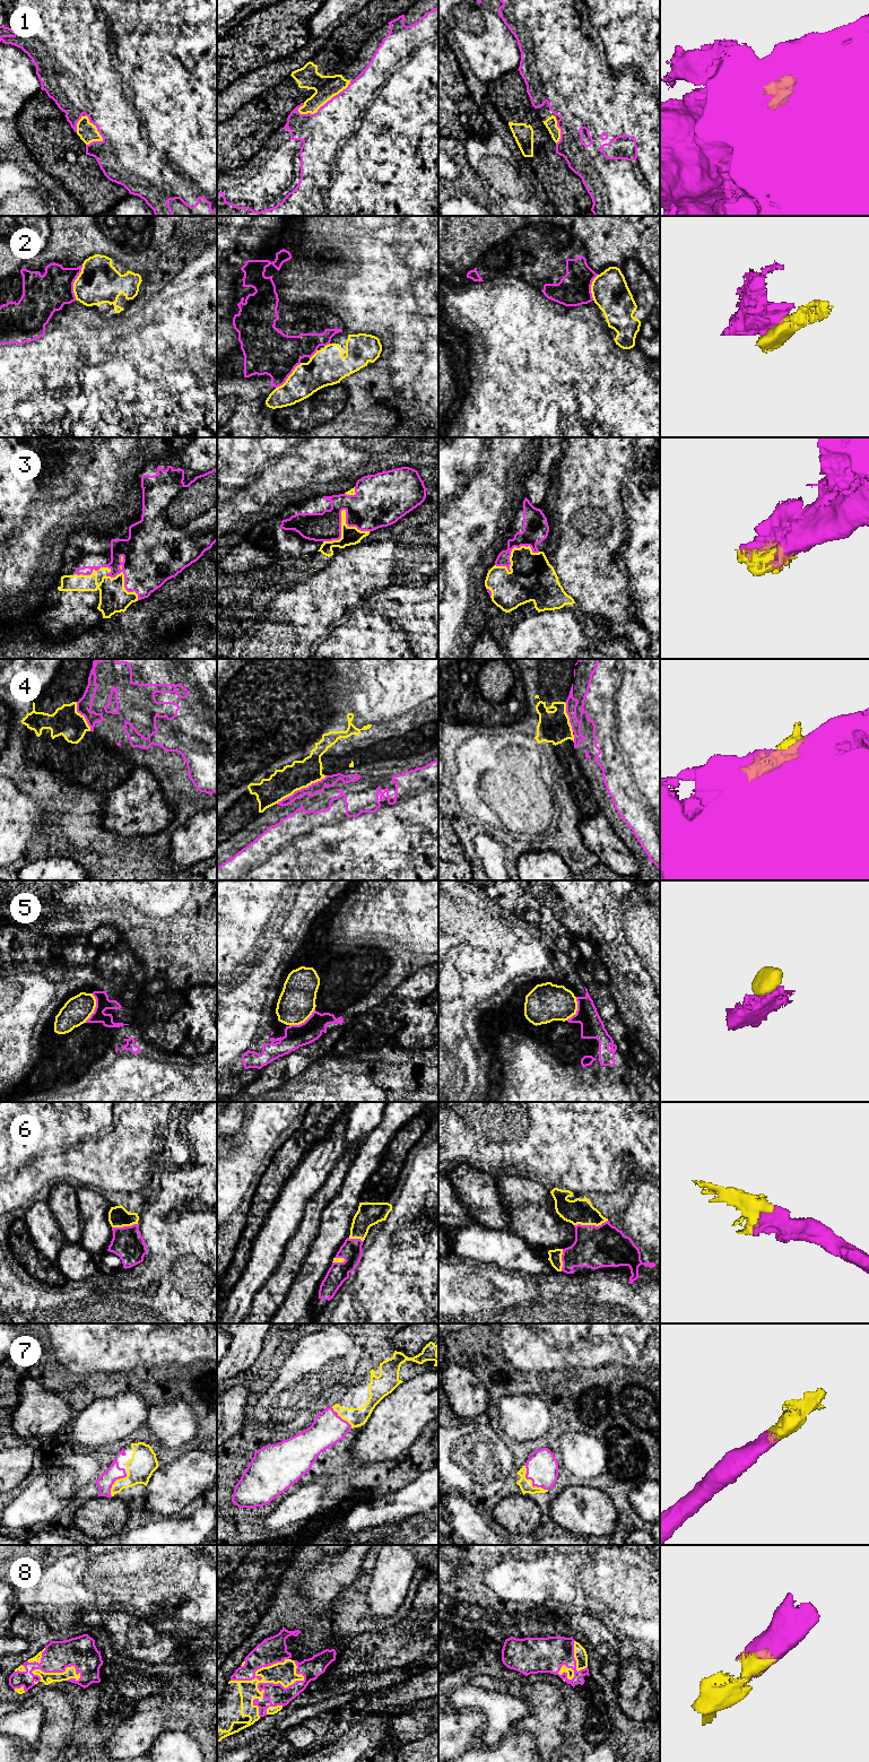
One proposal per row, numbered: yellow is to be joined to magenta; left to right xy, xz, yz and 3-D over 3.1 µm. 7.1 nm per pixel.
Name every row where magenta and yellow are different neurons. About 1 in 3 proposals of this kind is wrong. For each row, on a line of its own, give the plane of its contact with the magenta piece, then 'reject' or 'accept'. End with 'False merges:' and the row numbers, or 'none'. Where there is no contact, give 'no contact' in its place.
1: xz | reject
2: xy | reject
3: xz | accept
4: xz | reject
5: xy | accept
6: yz | accept
7: yz | accept
8: xz | accept
False merges: 1, 2, 4

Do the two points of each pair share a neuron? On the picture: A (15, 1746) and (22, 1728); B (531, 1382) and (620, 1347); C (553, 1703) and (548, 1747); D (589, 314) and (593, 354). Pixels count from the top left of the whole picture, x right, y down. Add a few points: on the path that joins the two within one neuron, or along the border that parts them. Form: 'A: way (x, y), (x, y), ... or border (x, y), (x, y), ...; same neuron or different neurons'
A: border (11, 1736), (25, 1742), (35, 1742), (37, 1739); different neurons
B: border (516, 1369), (523, 1372), (537, 1372), (542, 1378); different neurons
C: way (548, 1715), (548, 1736); same neuron
D: border (578, 306), (580, 317); different neurons

